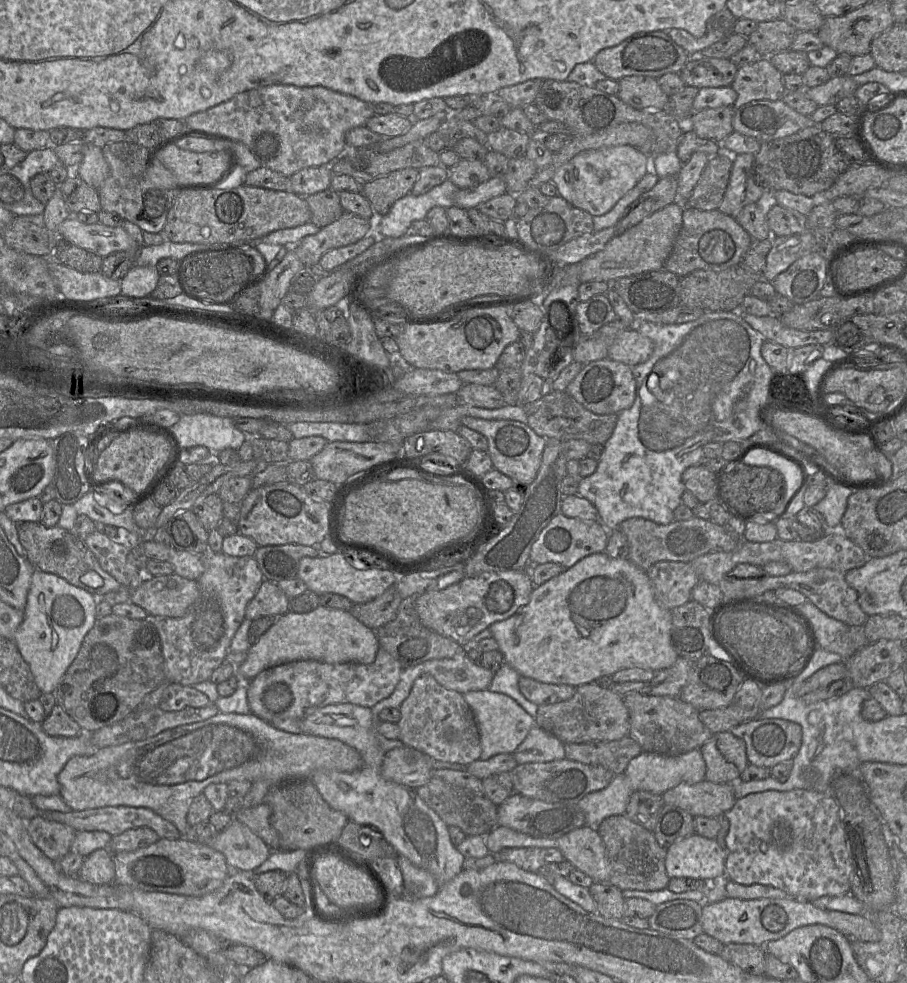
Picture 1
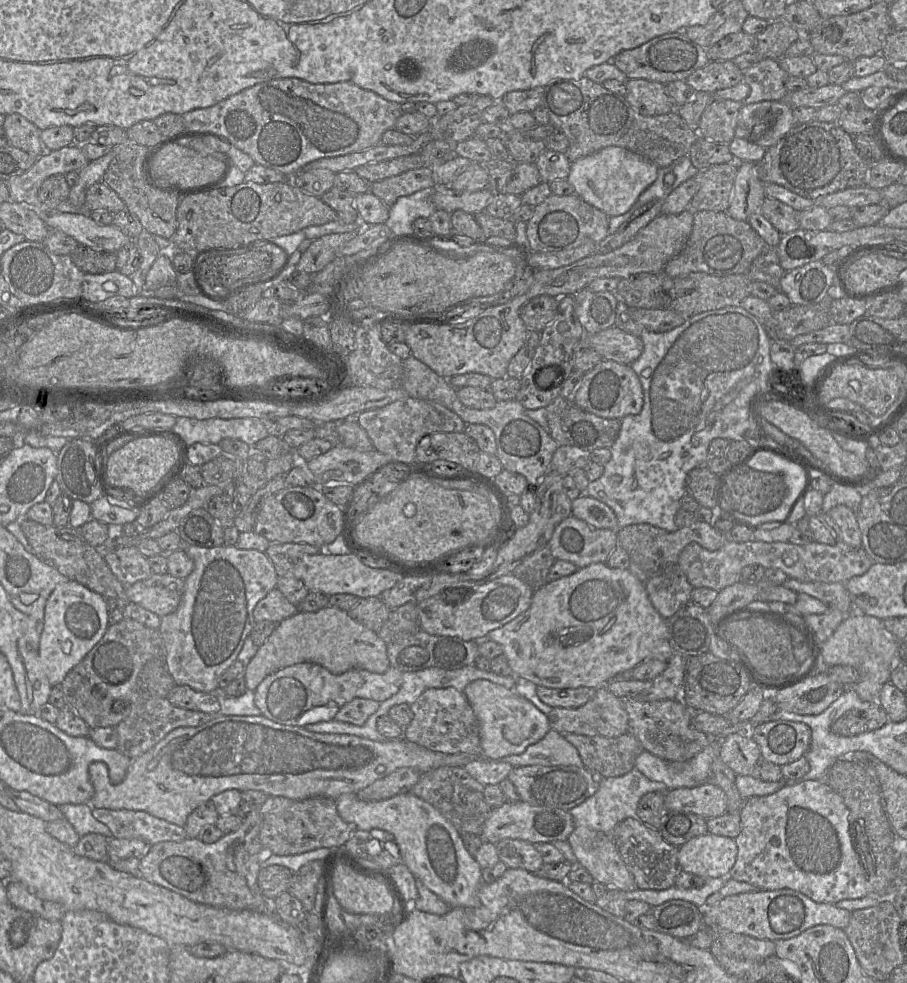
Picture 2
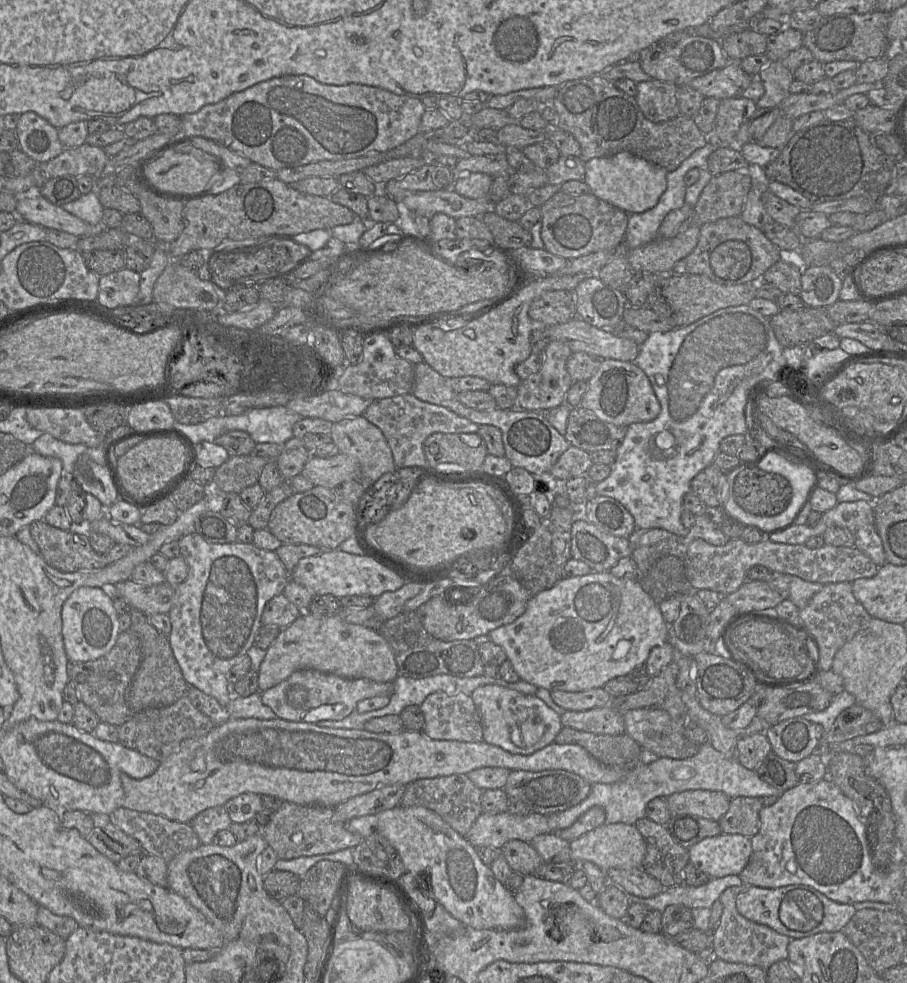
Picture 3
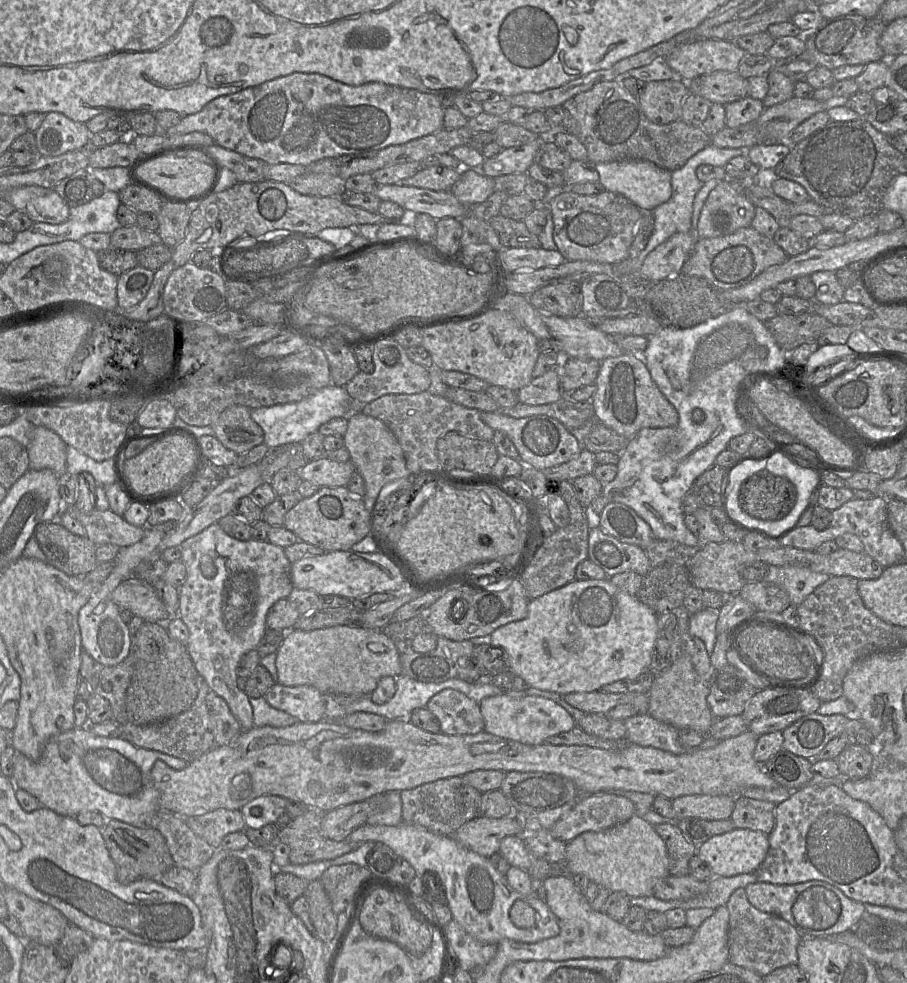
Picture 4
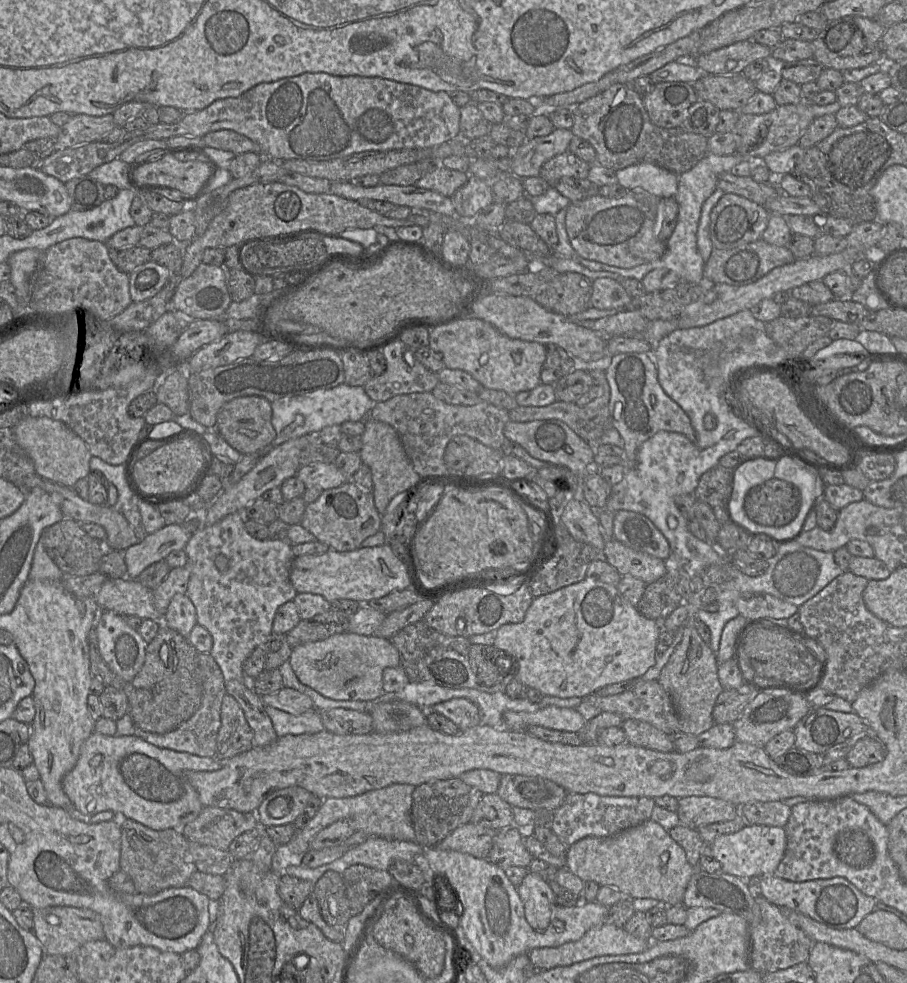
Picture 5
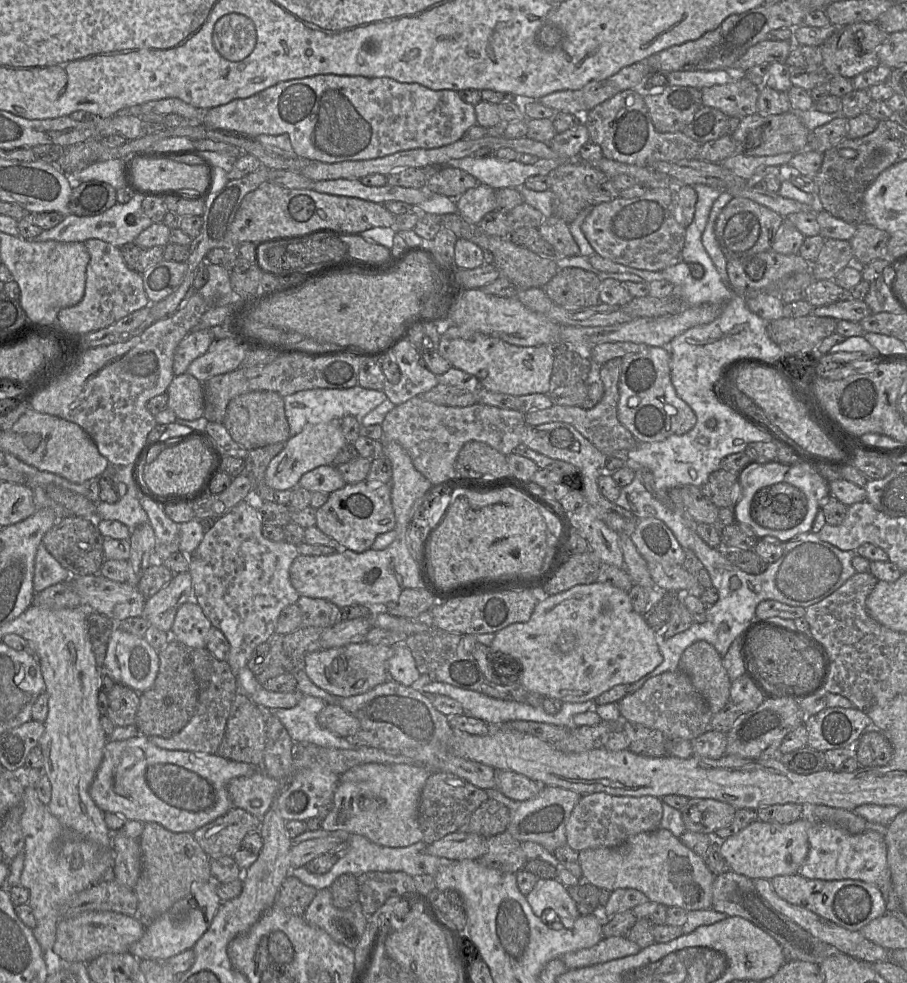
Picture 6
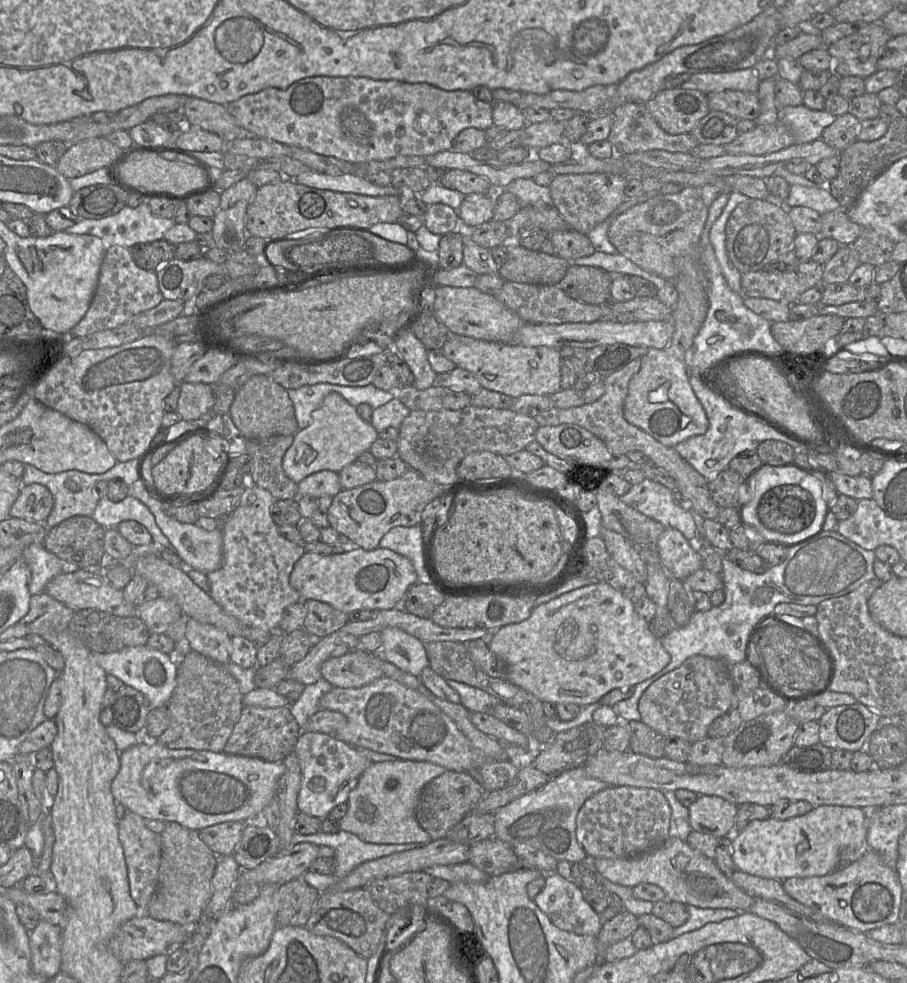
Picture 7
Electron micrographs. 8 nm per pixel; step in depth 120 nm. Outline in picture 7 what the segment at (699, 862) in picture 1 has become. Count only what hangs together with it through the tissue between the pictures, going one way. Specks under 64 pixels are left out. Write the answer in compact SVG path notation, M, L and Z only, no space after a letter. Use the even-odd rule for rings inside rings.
M836 805L814 807L808 813L788 820L753 820L741 832L732 833L732 859L736 869L763 878L783 881L791 877L824 876L840 867L840 854L843 850L869 849L867 828L868 820L863 809Z

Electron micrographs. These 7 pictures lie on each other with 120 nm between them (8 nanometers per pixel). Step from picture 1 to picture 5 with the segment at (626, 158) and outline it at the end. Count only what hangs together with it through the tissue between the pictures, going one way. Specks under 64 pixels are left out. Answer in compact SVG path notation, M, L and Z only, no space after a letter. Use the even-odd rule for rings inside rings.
M650 163L635 164L616 171L618 184L632 190L641 188L660 197L674 197L678 189L678 175Z

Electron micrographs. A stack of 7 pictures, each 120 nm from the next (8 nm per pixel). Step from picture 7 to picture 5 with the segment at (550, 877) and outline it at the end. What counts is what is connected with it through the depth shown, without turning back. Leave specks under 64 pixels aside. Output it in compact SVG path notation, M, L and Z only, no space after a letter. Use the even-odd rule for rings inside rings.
M528 872L517 886L522 900L525 918L535 930L545 930L549 923L552 908L556 905L555 895L549 884L537 874Z

